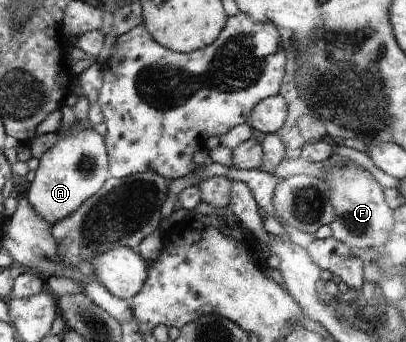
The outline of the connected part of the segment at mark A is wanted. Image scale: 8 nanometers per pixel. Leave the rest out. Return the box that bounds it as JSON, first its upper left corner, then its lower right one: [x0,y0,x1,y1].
[26,127,107,227]

